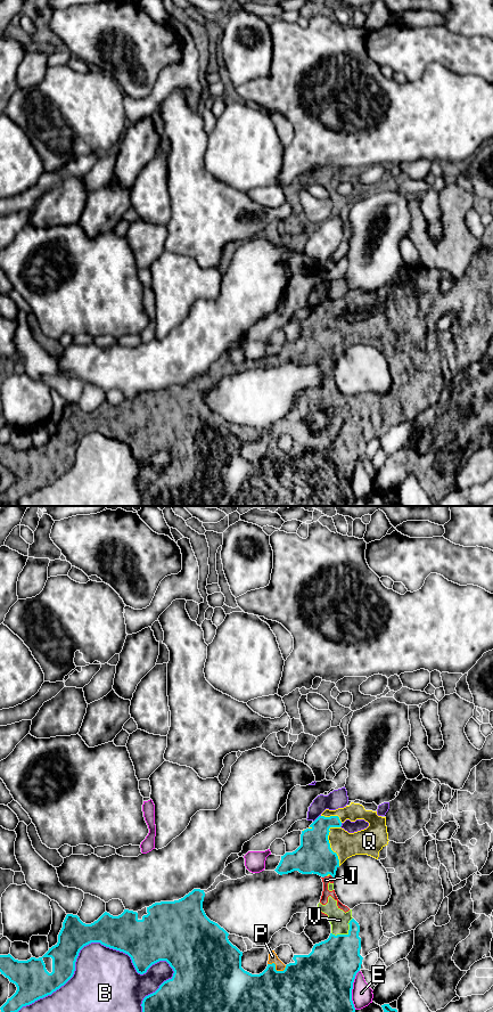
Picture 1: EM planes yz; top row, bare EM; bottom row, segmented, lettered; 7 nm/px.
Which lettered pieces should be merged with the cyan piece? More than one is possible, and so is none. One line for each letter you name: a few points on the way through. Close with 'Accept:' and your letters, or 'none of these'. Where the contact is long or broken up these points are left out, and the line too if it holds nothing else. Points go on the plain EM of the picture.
Accept: J, P, Q, V

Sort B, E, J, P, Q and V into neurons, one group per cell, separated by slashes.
B / E / J P Q V

